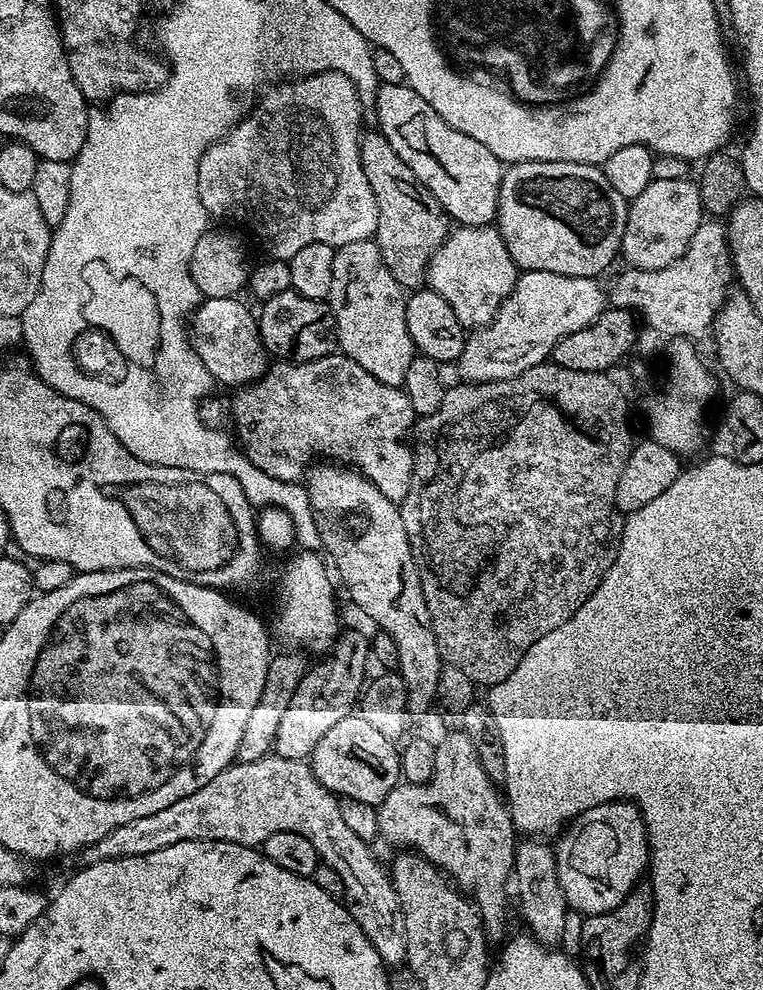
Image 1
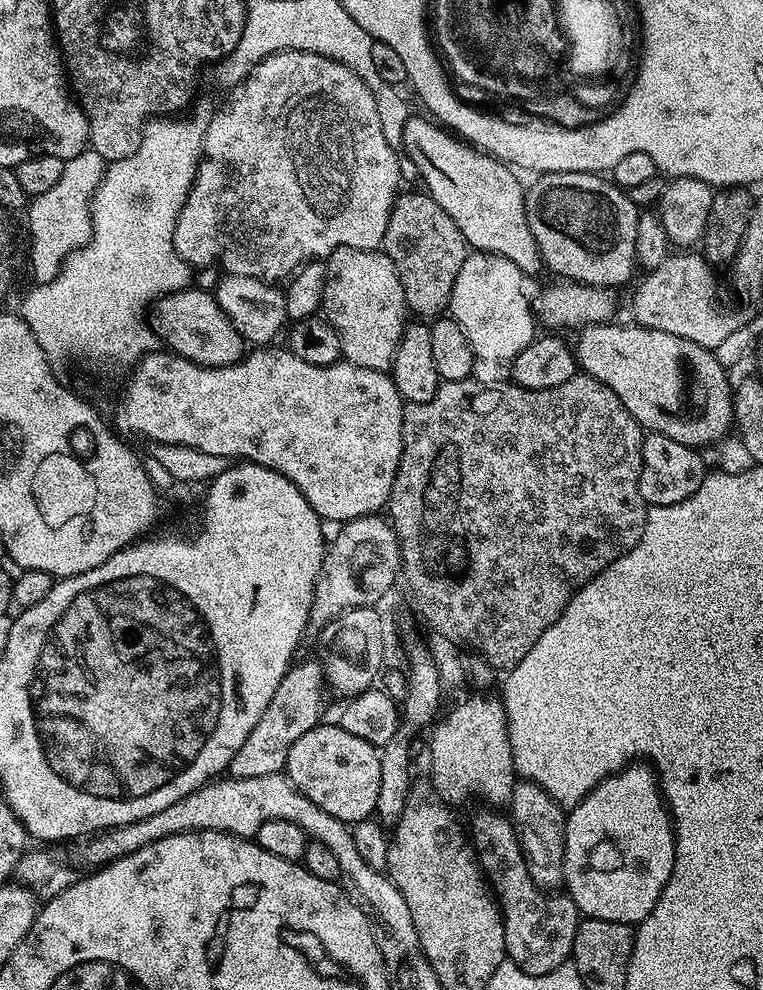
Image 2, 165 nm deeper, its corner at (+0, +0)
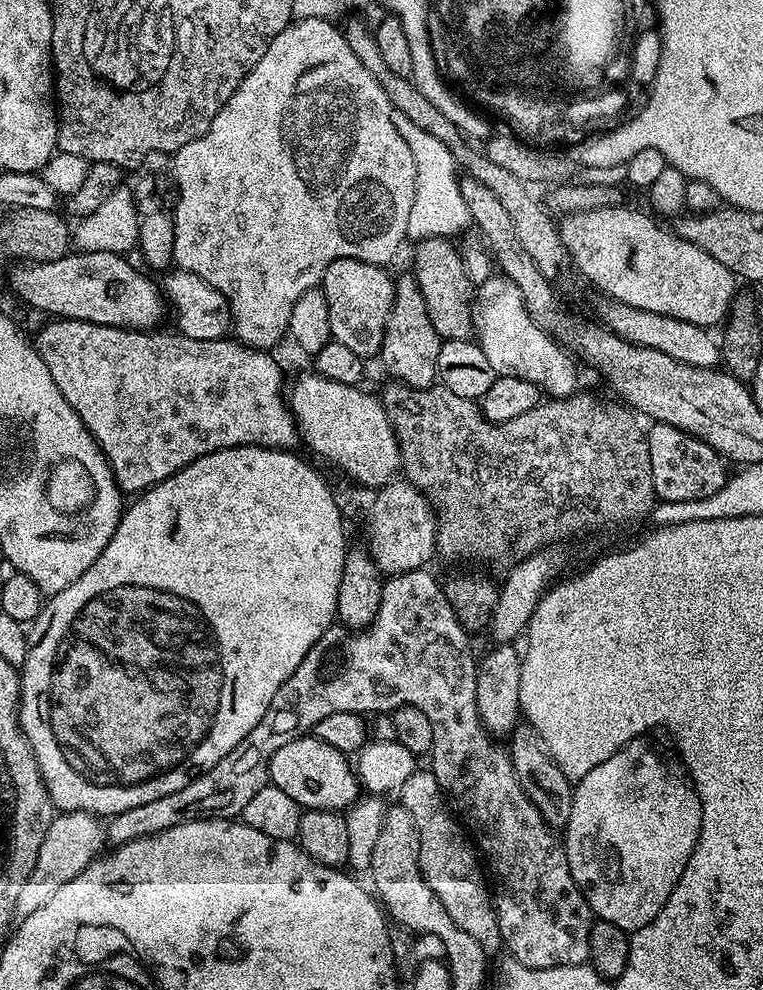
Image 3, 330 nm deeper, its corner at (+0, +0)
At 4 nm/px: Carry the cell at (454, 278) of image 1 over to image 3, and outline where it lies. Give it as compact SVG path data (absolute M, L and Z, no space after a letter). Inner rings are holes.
M503 274L489 275L481 281L474 292L472 306L474 339L480 345L486 362L494 366L502 376L519 376L532 368L530 378L541 393L552 398L573 395L576 388L577 361L547 331L540 328L532 314L526 308L523 295L514 281Z

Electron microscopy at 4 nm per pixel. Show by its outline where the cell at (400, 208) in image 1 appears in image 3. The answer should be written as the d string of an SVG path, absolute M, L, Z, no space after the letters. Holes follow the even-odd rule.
M432 237L419 241L415 245L412 269L412 275L426 300L427 312L434 330L442 340L448 342L469 339L475 331L472 316L474 286L471 276L465 270L463 255L453 244L455 243L447 237Z

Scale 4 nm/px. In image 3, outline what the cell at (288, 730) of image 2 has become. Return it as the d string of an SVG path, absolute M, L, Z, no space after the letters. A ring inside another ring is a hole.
M421 570L387 577L383 581L382 602L374 622L366 630L353 634L343 626L326 629L306 658L302 658L298 670L294 670L278 694L274 694L274 702L262 722L258 722L258 726L254 726L254 730L250 730L250 734L246 734L246 738L242 738L242 742L238 742L238 746L234 746L234 750L230 750L230 754L218 762L218 766L195 776L186 786L182 786L182 790L174 790L174 794L166 794L166 798L154 798L154 802L133 806L111 817L106 826L107 843L112 846L129 844L132 840L153 836L162 830L170 830L170 826L191 820L231 820L239 817L246 802L250 802L250 798L254 798L254 794L258 794L258 790L269 783L270 758L274 758L274 754L278 754L286 742L311 733L316 724L322 722L322 718L339 712L391 714L403 706L417 707L426 714L433 727L430 771L436 775L436 781L454 805L459 819L470 832L472 827L475 847L486 861L490 876L492 871L496 879L494 907L503 947L508 947L515 963L527 968L557 968L585 963L590 954L588 939L594 923L592 907L570 874L561 837L549 828L534 802L526 798L507 747L493 739L480 720L476 701L477 653L472 653L472 644L468 641L471 640L470 633L455 617L441 581L436 581L430 573Z

